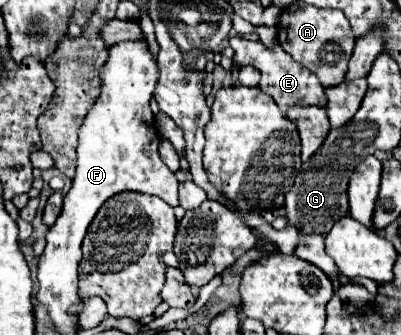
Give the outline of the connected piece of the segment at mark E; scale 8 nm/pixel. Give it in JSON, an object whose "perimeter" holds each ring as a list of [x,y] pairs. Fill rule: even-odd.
{"perimeter":[[[232,37],[230,47],[234,49],[232,61],[238,67],[252,65],[262,73],[260,89],[264,93],[268,93],[276,101],[276,105],[280,107],[282,113],[288,113],[292,107],[306,107],[306,105],[318,105],[322,109],[326,107],[326,95],[324,95],[324,87],[320,85],[320,81],[306,67],[302,67],[300,63],[292,61],[292,57],[288,57],[284,53],[284,49],[280,47],[278,39],[274,41],[272,47],[268,47],[260,39],[258,41],[248,41],[244,37]]]}

